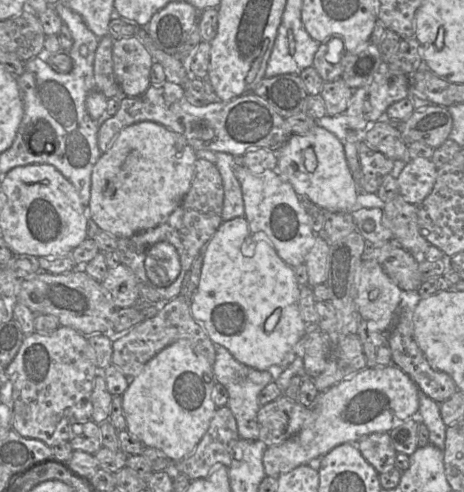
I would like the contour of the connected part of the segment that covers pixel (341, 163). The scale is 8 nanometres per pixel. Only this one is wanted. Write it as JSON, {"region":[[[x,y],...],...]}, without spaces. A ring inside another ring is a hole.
{"region":[[[316,124],[306,134],[292,134],[276,154],[276,170],[292,185],[298,195],[306,195],[323,211],[351,213],[359,208],[359,193],[347,164],[344,144],[325,128]],[[307,148],[312,148],[316,155],[317,167],[313,172],[308,172],[305,168],[304,151]]]}

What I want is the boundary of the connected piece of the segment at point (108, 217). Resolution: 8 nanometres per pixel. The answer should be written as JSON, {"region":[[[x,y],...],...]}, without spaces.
{"region":[[[142,121],[125,127],[120,131],[112,142],[110,148],[103,153],[92,170],[91,175],[91,189],[90,189],[90,201],[88,205],[88,219],[91,218],[97,226],[103,231],[109,233],[116,238],[129,238],[134,234],[152,229],[164,222],[169,218],[171,213],[178,207],[187,192],[189,191],[194,175],[195,175],[195,162],[197,160],[196,150],[186,141],[186,139],[161,124]]]}

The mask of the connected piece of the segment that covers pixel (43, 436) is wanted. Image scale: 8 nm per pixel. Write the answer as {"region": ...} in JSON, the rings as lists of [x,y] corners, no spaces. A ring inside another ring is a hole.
{"region":[[[59,326],[49,334],[34,332],[25,336],[14,360],[6,367],[6,374],[13,385],[13,417],[11,428],[20,436],[37,439],[53,447],[69,442],[73,424],[93,421],[91,400],[94,380],[98,374],[96,353],[87,337],[70,327]]]}

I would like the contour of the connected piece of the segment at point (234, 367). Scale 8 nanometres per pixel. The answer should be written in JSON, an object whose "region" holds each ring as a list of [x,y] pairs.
{"region":[[[215,345],[216,358],[213,371],[217,384],[222,384],[229,394],[227,407],[232,411],[238,427],[241,439],[258,440],[259,424],[257,414],[260,409],[258,396],[261,390],[273,381],[272,374],[267,371],[259,371],[237,361],[223,346]]]}

